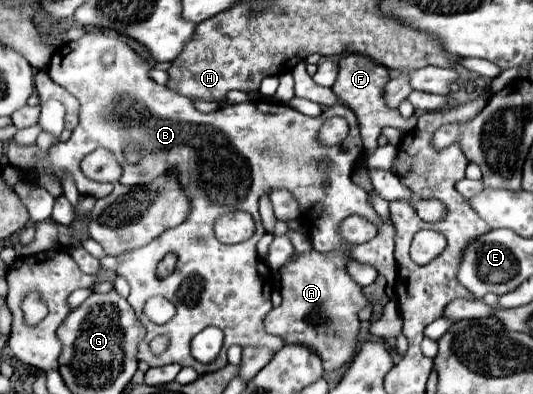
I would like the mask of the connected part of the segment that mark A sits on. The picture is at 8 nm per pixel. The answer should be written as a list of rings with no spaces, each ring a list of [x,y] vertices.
[[[311,251],[307,255],[295,255],[295,259],[291,263],[281,267],[283,303],[279,307],[275,307],[271,313],[267,313],[267,317],[265,317],[265,329],[269,331],[269,335],[281,337],[285,341],[285,345],[311,347],[311,351],[315,351],[321,357],[325,373],[339,369],[355,355],[355,347],[359,343],[359,333],[361,333],[361,321],[359,321],[357,313],[359,313],[359,309],[363,309],[367,305],[367,297],[363,295],[361,287],[347,275],[347,271],[343,271],[347,261],[349,261],[349,257],[345,253]]]

